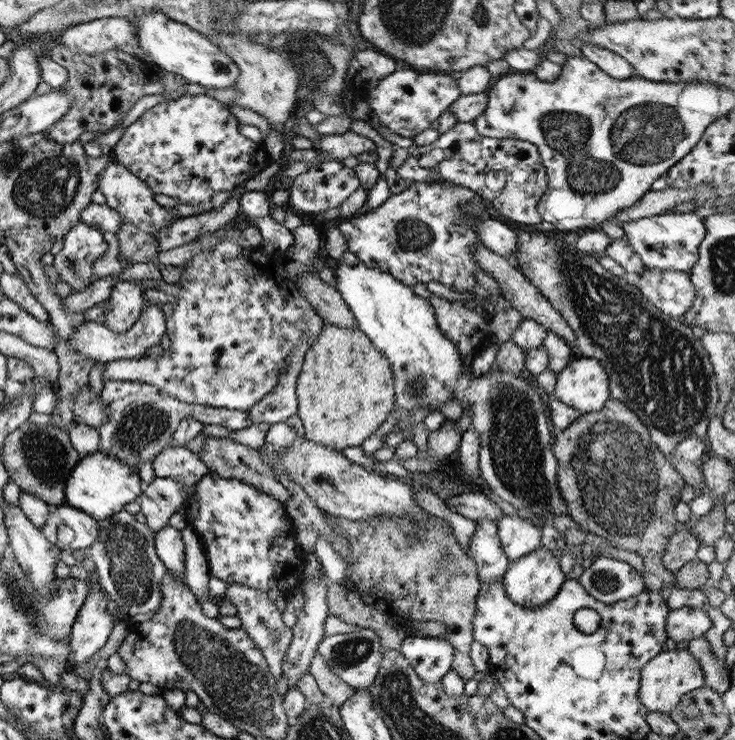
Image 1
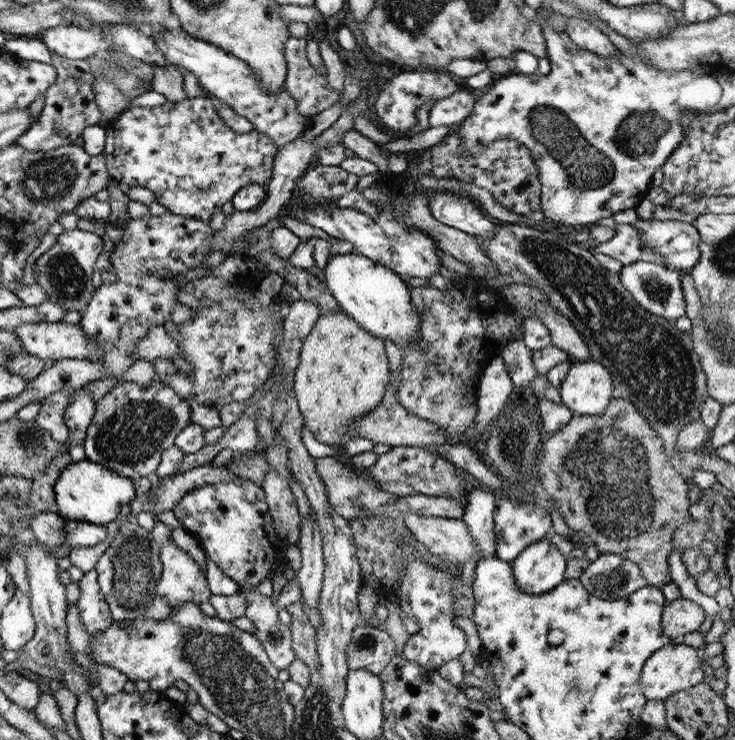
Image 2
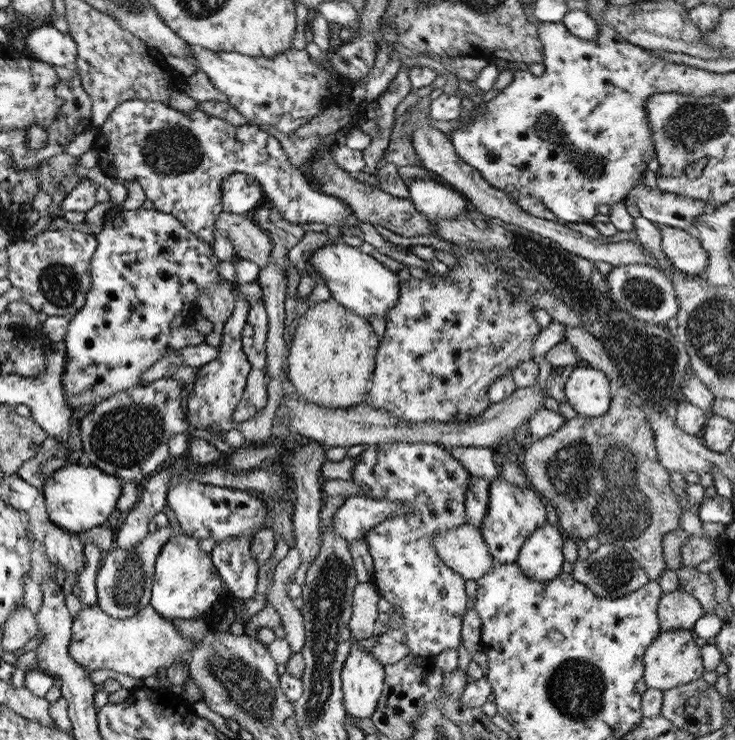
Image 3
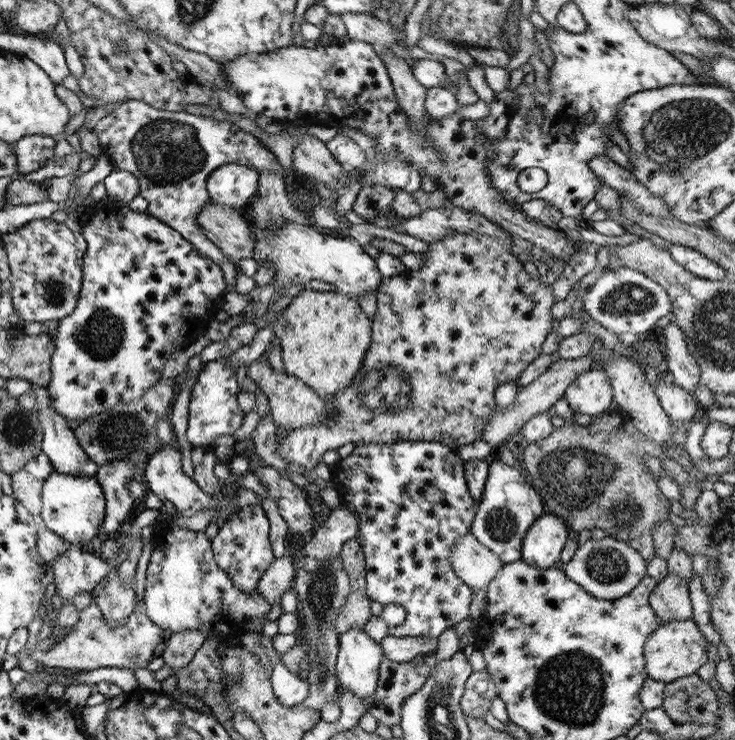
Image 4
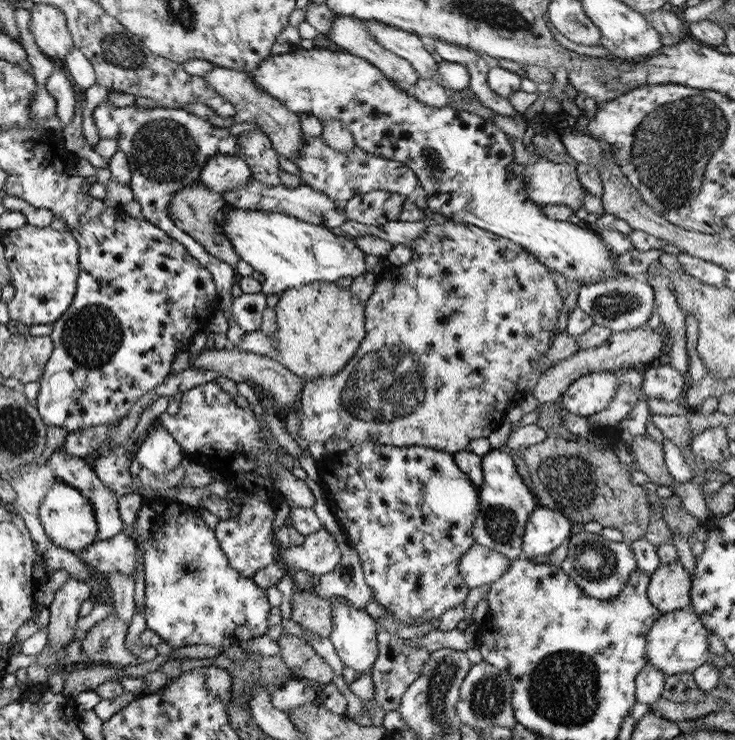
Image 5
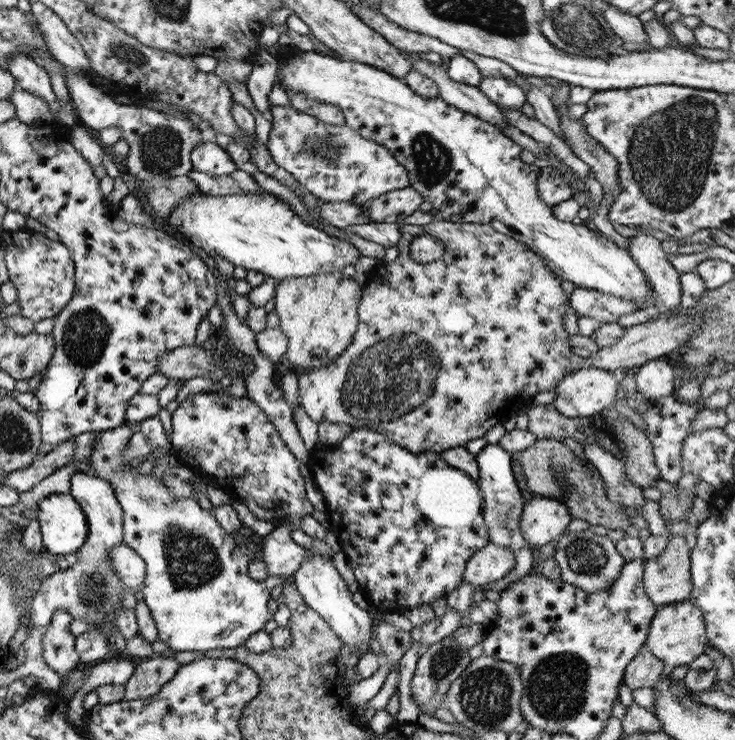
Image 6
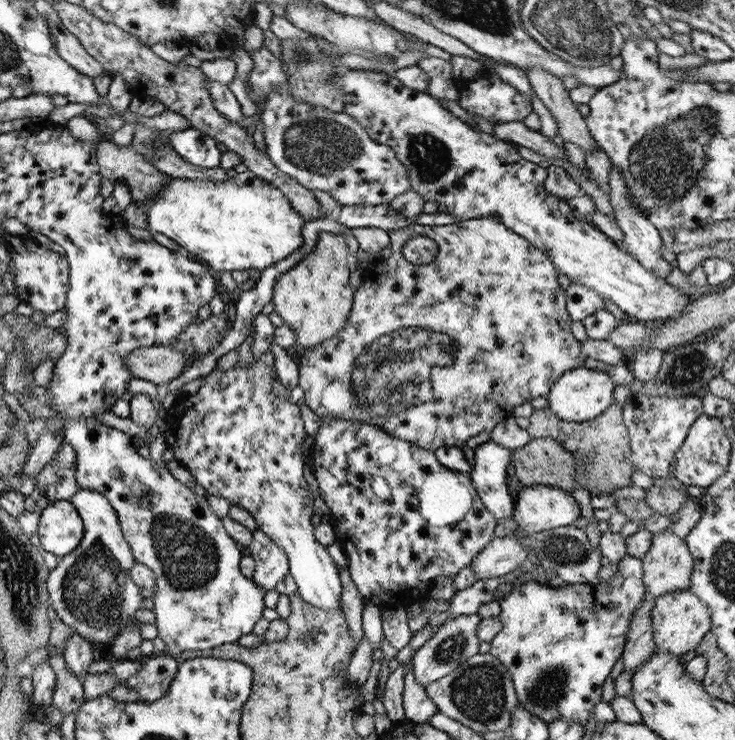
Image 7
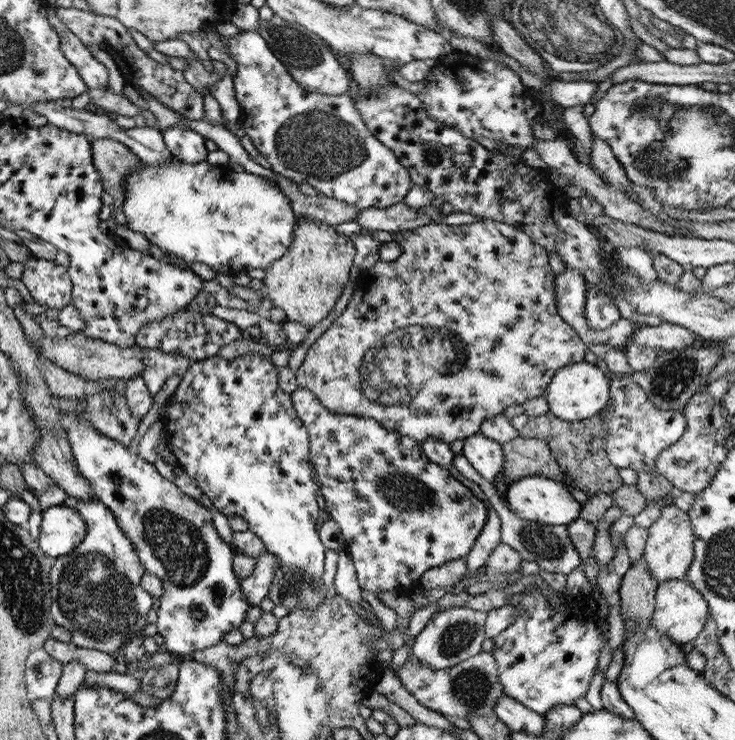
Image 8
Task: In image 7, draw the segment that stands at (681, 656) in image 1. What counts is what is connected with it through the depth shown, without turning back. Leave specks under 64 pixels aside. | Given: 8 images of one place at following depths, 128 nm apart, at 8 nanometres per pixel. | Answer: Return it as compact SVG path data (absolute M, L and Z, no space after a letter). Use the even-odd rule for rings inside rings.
M688 588L671 591L658 596L650 614L652 639L657 649L679 658L686 652L693 652L703 635L710 630L708 608Z

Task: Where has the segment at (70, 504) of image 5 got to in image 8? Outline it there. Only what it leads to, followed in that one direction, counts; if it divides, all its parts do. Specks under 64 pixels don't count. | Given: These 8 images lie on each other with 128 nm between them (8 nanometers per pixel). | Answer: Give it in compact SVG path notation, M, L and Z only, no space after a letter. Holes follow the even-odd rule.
M62 504L50 506L41 512L37 546L53 559L71 552L85 537L85 524L80 514Z

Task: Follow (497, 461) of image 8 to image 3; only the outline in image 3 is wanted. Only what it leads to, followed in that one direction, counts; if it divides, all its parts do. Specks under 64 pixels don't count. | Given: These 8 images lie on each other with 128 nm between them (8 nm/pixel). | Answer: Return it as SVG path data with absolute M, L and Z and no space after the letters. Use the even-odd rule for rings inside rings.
M499 475L488 483L486 513L478 529L493 560L496 563L511 564L515 562L525 540L536 528L546 522L545 518L545 507L539 494L529 486L527 489L515 487Z

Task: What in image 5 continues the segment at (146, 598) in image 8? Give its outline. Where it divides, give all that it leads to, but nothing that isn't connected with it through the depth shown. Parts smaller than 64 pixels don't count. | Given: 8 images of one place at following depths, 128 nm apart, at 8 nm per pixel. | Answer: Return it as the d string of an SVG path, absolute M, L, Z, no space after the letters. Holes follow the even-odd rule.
M60 446L59 449L49 455L49 459L47 459L45 464L53 477L62 478L65 483L68 483L68 485L72 486L77 492L80 492L81 496L84 496L91 503L93 516L97 521L96 541L107 540L123 531L113 491L107 488L101 480L97 478L94 470L87 465L83 457L70 456L70 454L66 454L66 452L62 450L62 446Z

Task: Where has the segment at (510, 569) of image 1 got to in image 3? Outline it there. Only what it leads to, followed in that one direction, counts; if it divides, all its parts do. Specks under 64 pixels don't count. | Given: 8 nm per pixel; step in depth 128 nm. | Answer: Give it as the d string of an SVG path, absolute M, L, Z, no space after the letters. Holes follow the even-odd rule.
M545 522L525 540L514 563L533 580L551 580L561 571L563 540L560 528Z

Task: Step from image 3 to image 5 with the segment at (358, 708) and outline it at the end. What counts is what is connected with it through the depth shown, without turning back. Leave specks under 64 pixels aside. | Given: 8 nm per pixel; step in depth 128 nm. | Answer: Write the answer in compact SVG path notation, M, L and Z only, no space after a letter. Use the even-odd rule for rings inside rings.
M339 601L330 608L331 630L328 639L342 664L350 666L359 673L370 672L372 664L378 653L376 645L376 620L369 616L365 610L355 608L348 601Z

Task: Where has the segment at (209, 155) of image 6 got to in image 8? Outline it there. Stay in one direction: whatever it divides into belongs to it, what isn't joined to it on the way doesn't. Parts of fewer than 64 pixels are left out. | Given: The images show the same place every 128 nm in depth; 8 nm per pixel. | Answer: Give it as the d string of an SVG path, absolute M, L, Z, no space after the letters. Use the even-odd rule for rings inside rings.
M174 124L161 133L162 141L175 160L185 164L205 161L208 151L203 143L204 137L193 129Z

